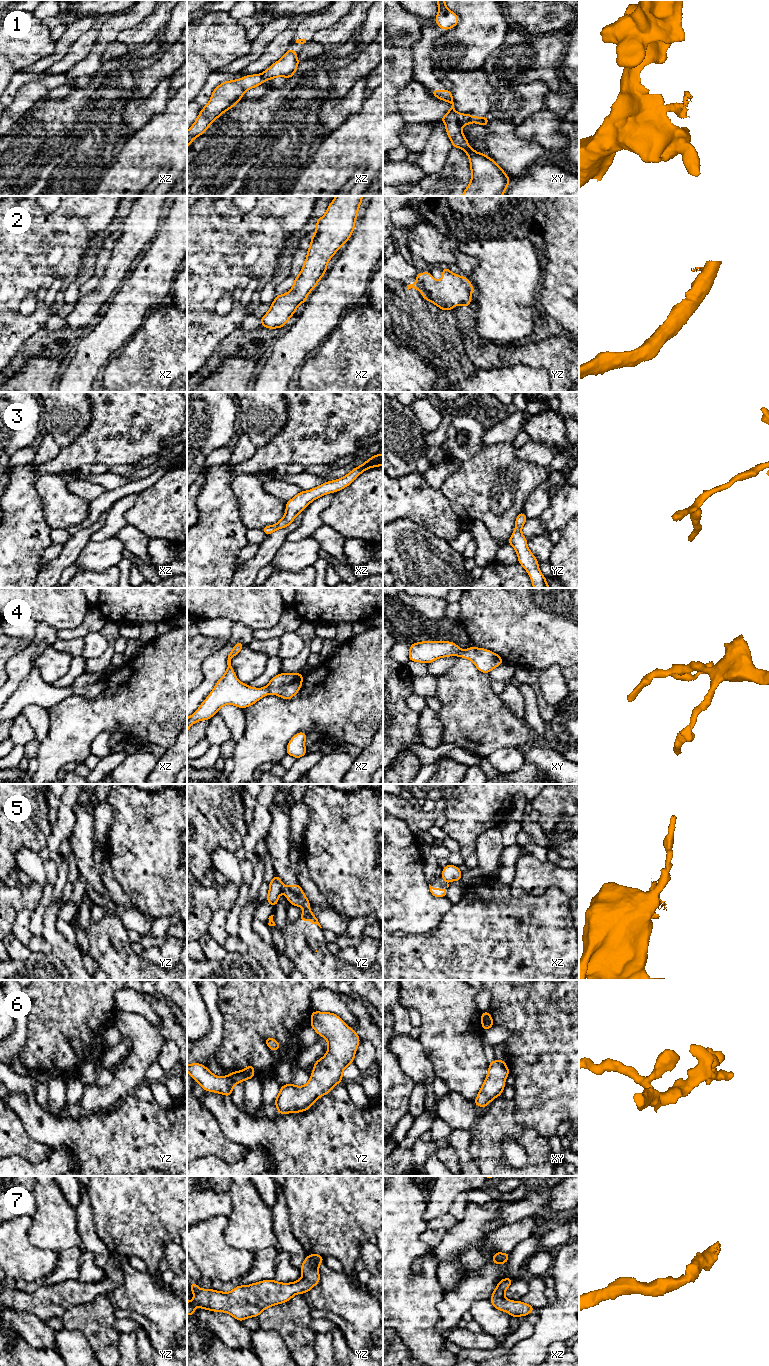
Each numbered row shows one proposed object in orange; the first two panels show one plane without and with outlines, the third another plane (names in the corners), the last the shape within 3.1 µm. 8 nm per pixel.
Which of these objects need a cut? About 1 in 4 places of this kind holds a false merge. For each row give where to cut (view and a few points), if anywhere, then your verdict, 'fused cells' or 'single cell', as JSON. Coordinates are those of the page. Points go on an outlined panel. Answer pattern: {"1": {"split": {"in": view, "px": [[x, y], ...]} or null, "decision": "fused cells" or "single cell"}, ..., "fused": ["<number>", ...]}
{"1": {"split": {"in": "xy", "px": [[456, 113], [458, 123], [461, 126]]}, "decision": "fused cells"}, "2": {"split": null, "decision": "single cell"}, "3": {"split": null, "decision": "single cell"}, "4": {"split": null, "decision": "single cell"}, "5": {"split": {"in": "yz", "px": [[283, 885], [281, 891]]}, "decision": "fused cells"}, "6": {"split": null, "decision": "single cell"}, "7": {"split": null, "decision": "single cell"}, "fused": ["1", "5"]}

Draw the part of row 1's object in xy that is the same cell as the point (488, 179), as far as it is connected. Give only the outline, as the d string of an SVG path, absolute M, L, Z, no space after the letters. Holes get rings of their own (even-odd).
M431 90L431 93L434 97L452 104L440 121L446 124L446 133L450 137L452 147L463 149L469 157L471 181L461 196L502 196L510 183L510 178L494 160L469 147L462 126L458 122L451 91Z

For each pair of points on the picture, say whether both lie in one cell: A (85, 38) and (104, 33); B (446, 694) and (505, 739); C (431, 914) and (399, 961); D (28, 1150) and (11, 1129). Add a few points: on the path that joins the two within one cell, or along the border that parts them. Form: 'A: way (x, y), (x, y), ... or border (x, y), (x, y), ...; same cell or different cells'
A: border (97, 26), (98, 39); different cells
B: way (461, 699), (486, 724), (490, 725); same cell
C: border (439, 922), (434, 928), (425, 932), (395, 932); different cells
D: way (23, 1145), (12, 1134); same cell

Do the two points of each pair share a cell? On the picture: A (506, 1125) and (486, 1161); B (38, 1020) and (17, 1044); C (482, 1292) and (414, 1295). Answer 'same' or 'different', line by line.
A: same
B: different
C: different

